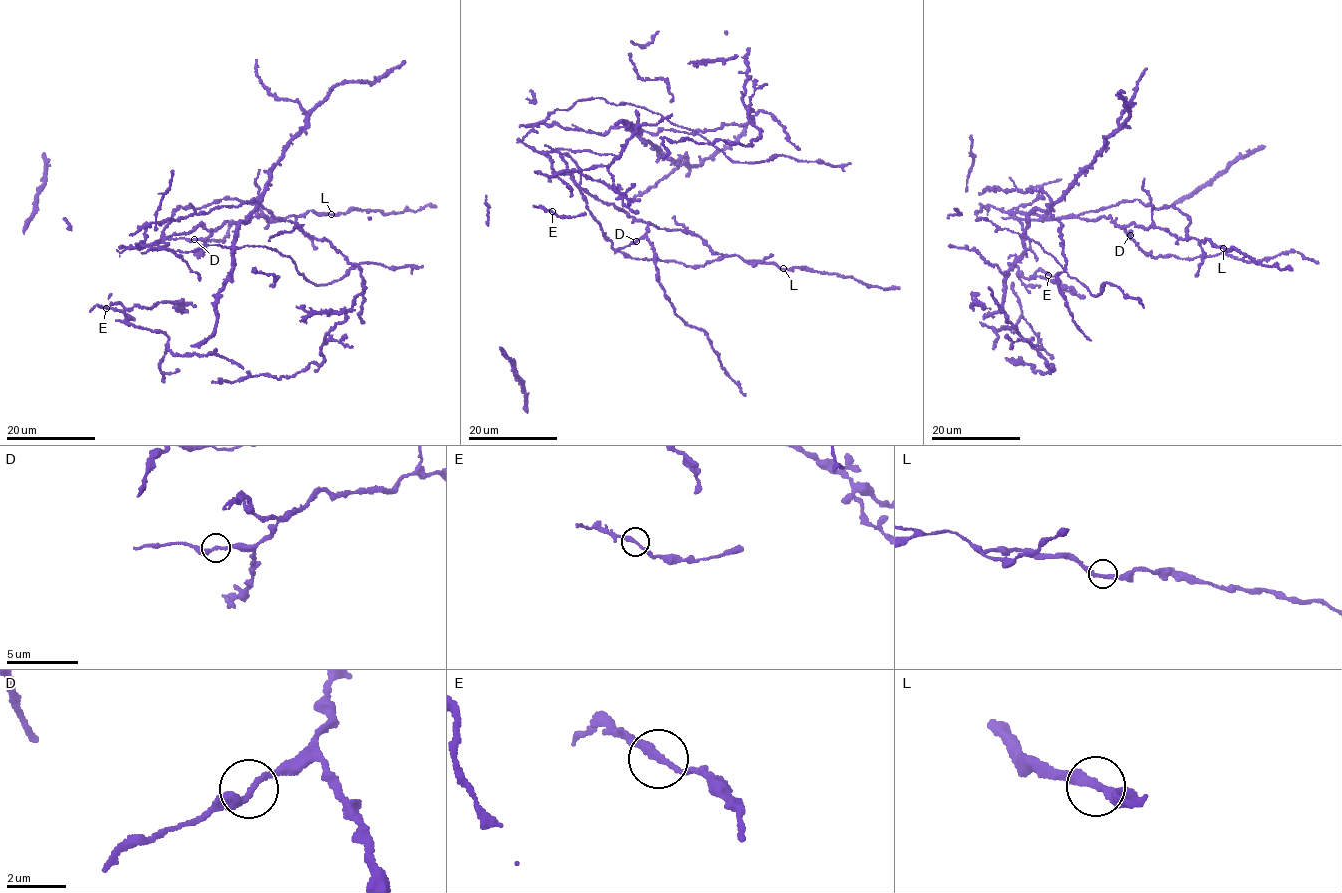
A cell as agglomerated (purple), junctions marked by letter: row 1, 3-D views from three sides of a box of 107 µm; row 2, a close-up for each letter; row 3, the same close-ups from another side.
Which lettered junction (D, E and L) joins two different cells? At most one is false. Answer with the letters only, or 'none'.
none

